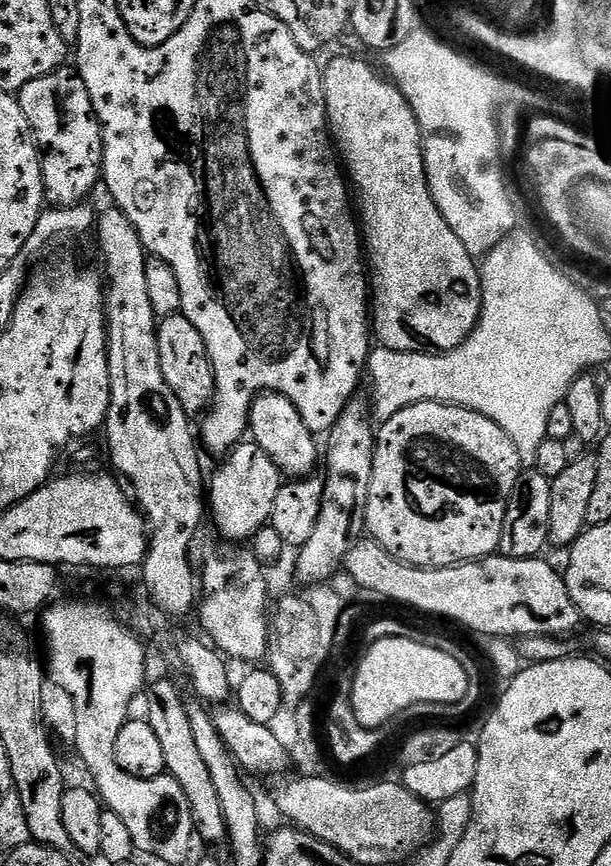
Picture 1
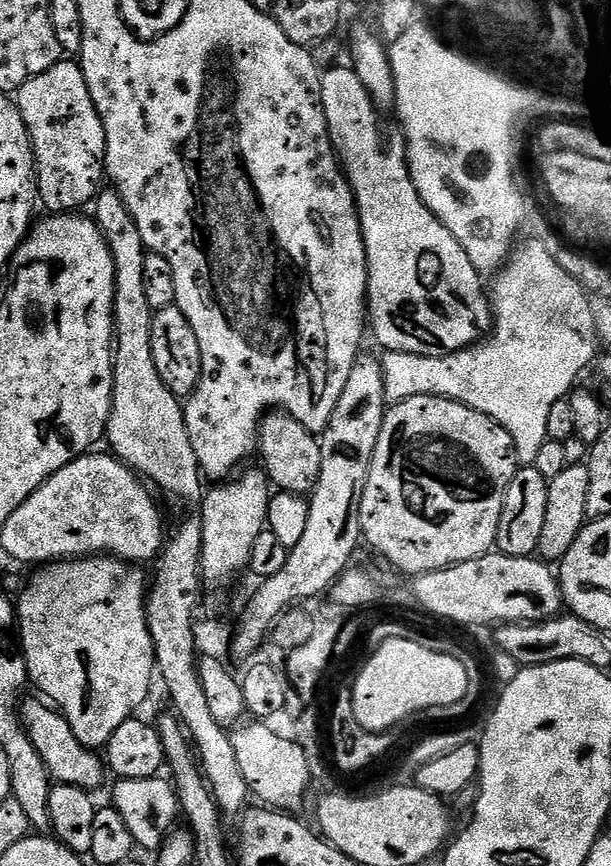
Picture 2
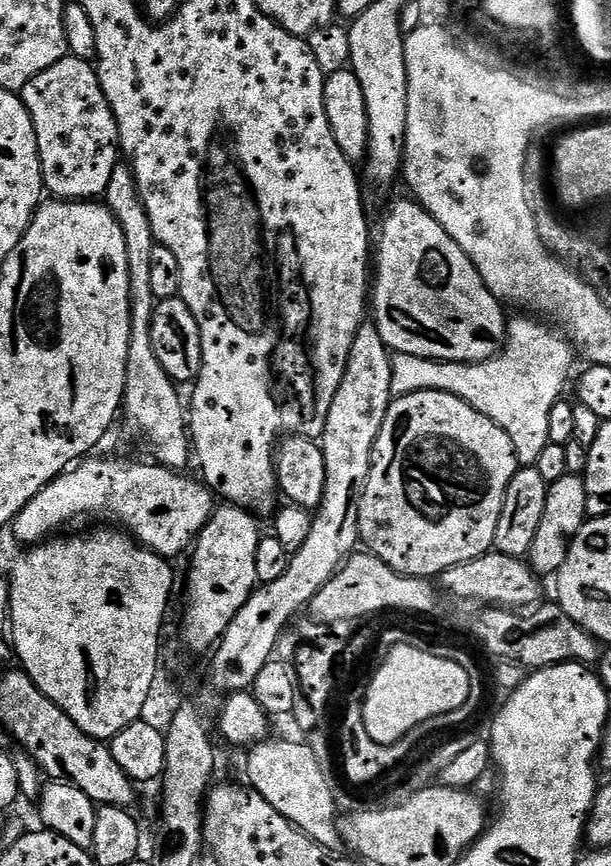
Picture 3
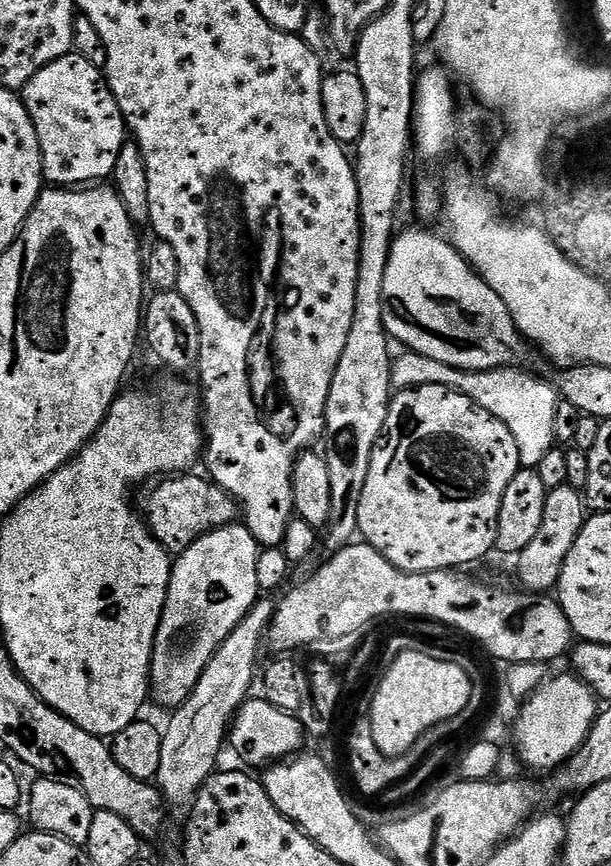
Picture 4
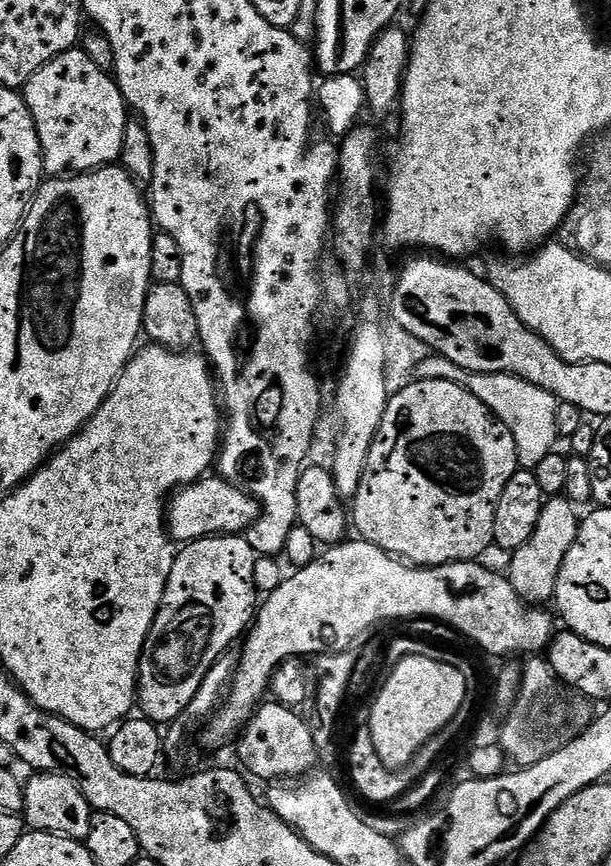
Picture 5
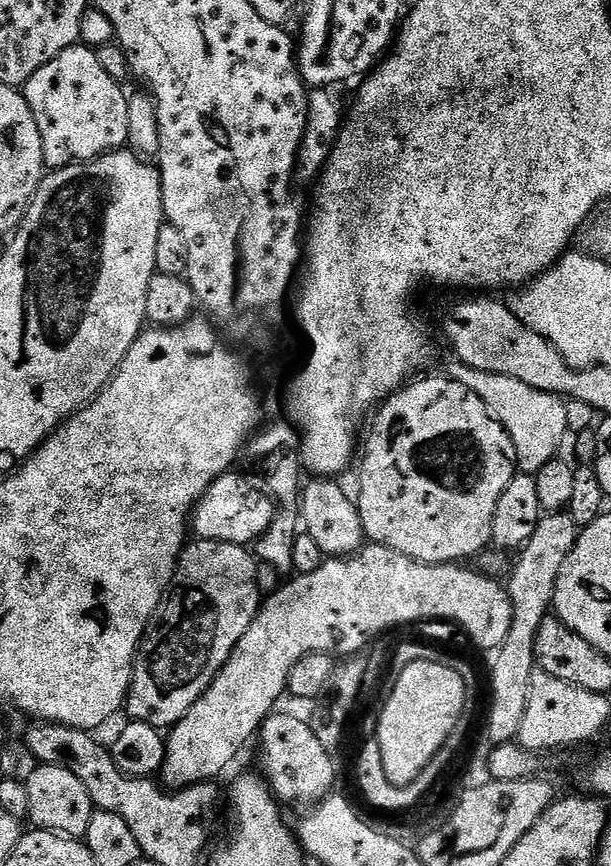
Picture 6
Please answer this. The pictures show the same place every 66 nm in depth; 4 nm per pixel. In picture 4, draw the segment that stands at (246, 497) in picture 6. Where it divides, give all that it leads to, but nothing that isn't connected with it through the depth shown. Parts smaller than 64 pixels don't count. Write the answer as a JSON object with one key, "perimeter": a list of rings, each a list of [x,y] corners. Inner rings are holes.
{"perimeter":[[[176,474],[171,478],[161,479],[155,485],[157,488],[149,494],[144,508],[142,507],[142,515],[150,535],[169,554],[182,553],[207,532],[213,532],[227,524],[235,524],[238,520],[238,505],[229,492],[203,475],[192,475],[196,474]]]}

